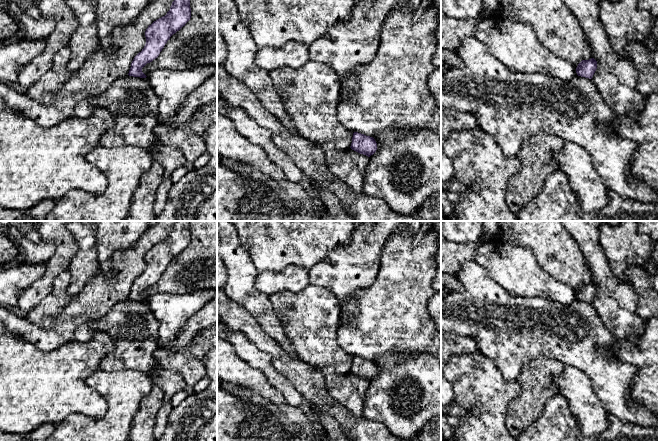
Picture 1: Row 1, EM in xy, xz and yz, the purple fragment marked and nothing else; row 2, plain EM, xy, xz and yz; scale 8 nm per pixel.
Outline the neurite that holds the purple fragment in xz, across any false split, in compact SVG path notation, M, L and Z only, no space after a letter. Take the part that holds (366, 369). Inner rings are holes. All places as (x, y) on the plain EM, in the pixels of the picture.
M354 356L350 372L360 378L370 381L377 374L377 367L373 361Z

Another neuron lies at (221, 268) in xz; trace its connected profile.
M217 255L217 289L223 289L227 282L227 269L223 261Z

